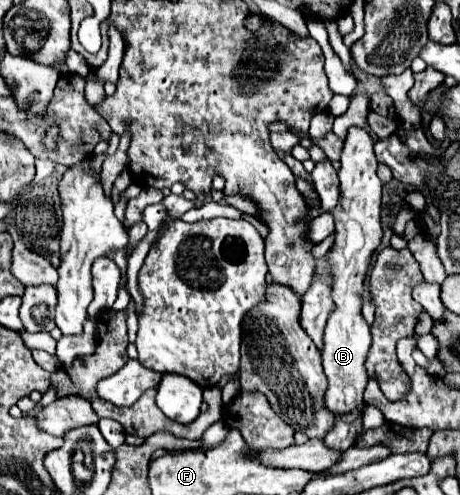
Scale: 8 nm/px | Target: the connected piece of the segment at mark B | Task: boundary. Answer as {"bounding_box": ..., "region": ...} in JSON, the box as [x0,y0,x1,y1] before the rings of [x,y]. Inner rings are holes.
{"bounding_box":[321,127,383,419],"region":[[[349,127],[347,139],[341,155],[341,197],[339,205],[331,211],[335,217],[335,245],[329,251],[331,261],[331,277],[333,277],[333,301],[335,311],[329,315],[321,359],[323,371],[327,375],[327,391],[325,391],[325,407],[335,415],[335,419],[351,413],[353,409],[363,407],[363,393],[369,381],[365,369],[365,357],[371,345],[369,325],[361,317],[361,293],[363,279],[371,261],[371,253],[377,249],[383,237],[381,229],[381,189],[383,183],[377,177],[377,159],[373,151],[373,137],[361,127]]]}

